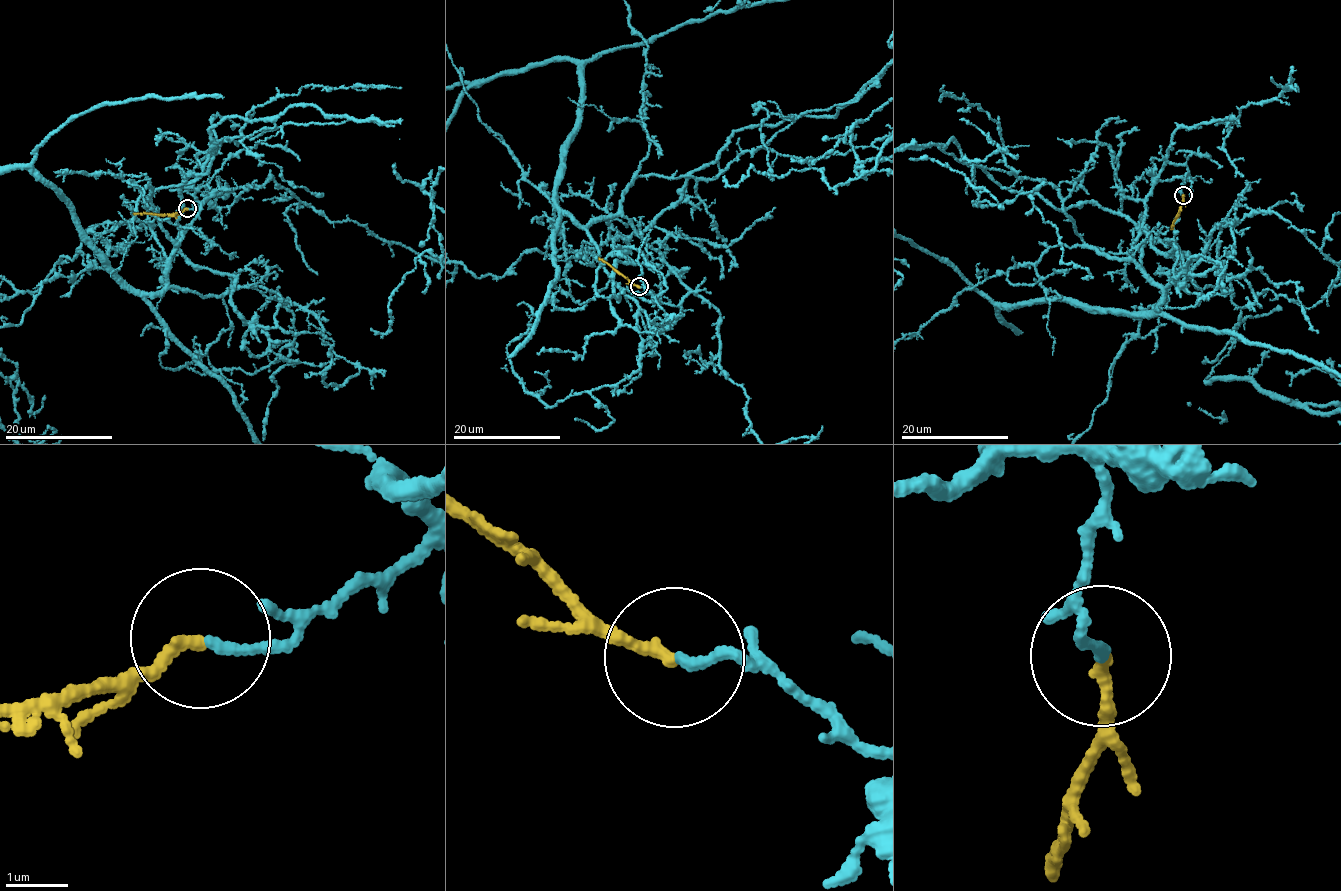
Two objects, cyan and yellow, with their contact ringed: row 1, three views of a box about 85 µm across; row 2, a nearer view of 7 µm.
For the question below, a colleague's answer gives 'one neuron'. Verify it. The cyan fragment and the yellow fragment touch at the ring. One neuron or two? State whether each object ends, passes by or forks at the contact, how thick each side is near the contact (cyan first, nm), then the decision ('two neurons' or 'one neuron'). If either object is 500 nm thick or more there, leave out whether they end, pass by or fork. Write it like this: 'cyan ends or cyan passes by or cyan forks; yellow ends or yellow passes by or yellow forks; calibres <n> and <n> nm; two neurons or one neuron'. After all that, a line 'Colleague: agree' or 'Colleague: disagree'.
cyan ends; yellow ends; calibres 140 and 190 nm; two neurons
Colleague: disagree

